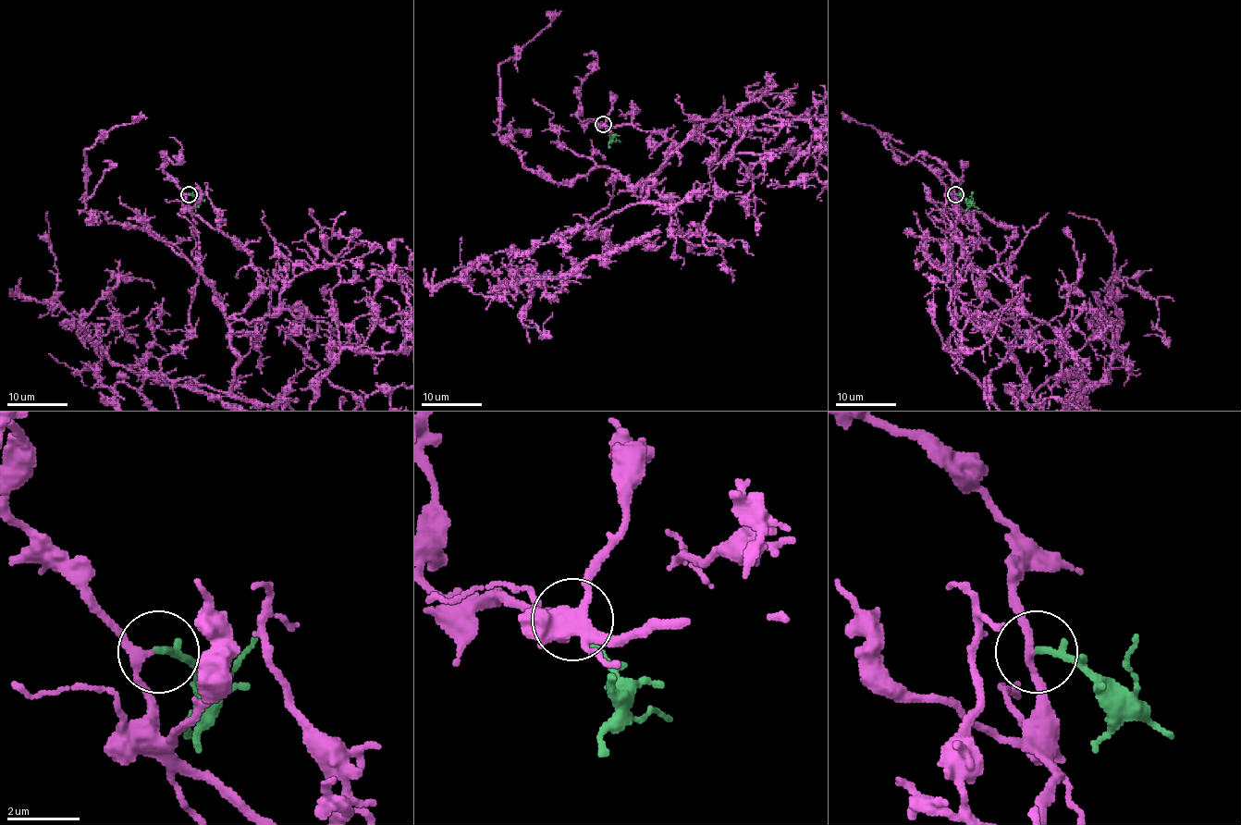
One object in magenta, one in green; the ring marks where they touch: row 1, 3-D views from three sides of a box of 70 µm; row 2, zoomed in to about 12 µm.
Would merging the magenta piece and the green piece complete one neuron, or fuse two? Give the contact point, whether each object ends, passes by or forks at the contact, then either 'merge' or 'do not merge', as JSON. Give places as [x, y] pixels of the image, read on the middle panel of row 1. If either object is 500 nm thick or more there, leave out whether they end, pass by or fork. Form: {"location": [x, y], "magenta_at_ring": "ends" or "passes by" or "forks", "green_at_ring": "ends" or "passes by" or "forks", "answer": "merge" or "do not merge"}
{"location": [603, 124], "magenta_at_ring": "passes by", "green_at_ring": "ends", "answer": "merge"}

